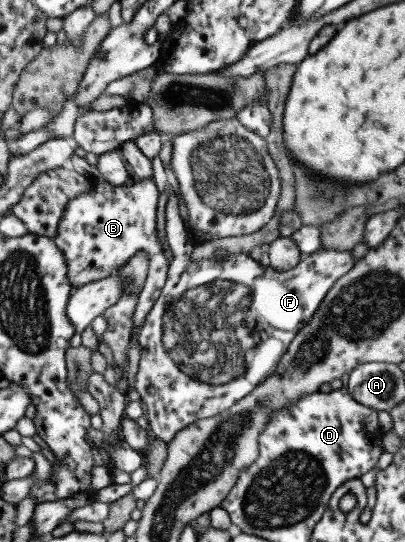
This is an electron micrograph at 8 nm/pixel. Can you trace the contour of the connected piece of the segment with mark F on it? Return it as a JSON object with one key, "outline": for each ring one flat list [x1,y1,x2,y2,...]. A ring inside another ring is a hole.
{"outline":[[175,244,175,253,173,253,173,260,169,264,165,286,139,332,138,341,139,346,141,346,141,355,135,389,131,392,131,395,138,397,147,407,148,426,151,427,150,432,152,436,159,437,167,444,173,440,173,437,182,428,193,424,196,420,215,416,231,408,231,405,247,396,259,383,262,383,268,376,271,376,275,372,277,363,279,363,281,357,285,354,290,342,301,331,303,325,313,319,315,312,323,303,323,298,333,288,334,282,339,280,339,277,343,276,343,274,347,274,355,266,355,262,358,262,353,257,351,251,338,252,334,249,321,249,314,254,304,256,293,268,286,271,278,271,269,265,267,267,262,266,250,254,245,254,245,252,243,254,229,253,225,257,221,257,221,259,219,257,201,260,189,259,188,262,187,254,187,248,184,248,181,244]]}

